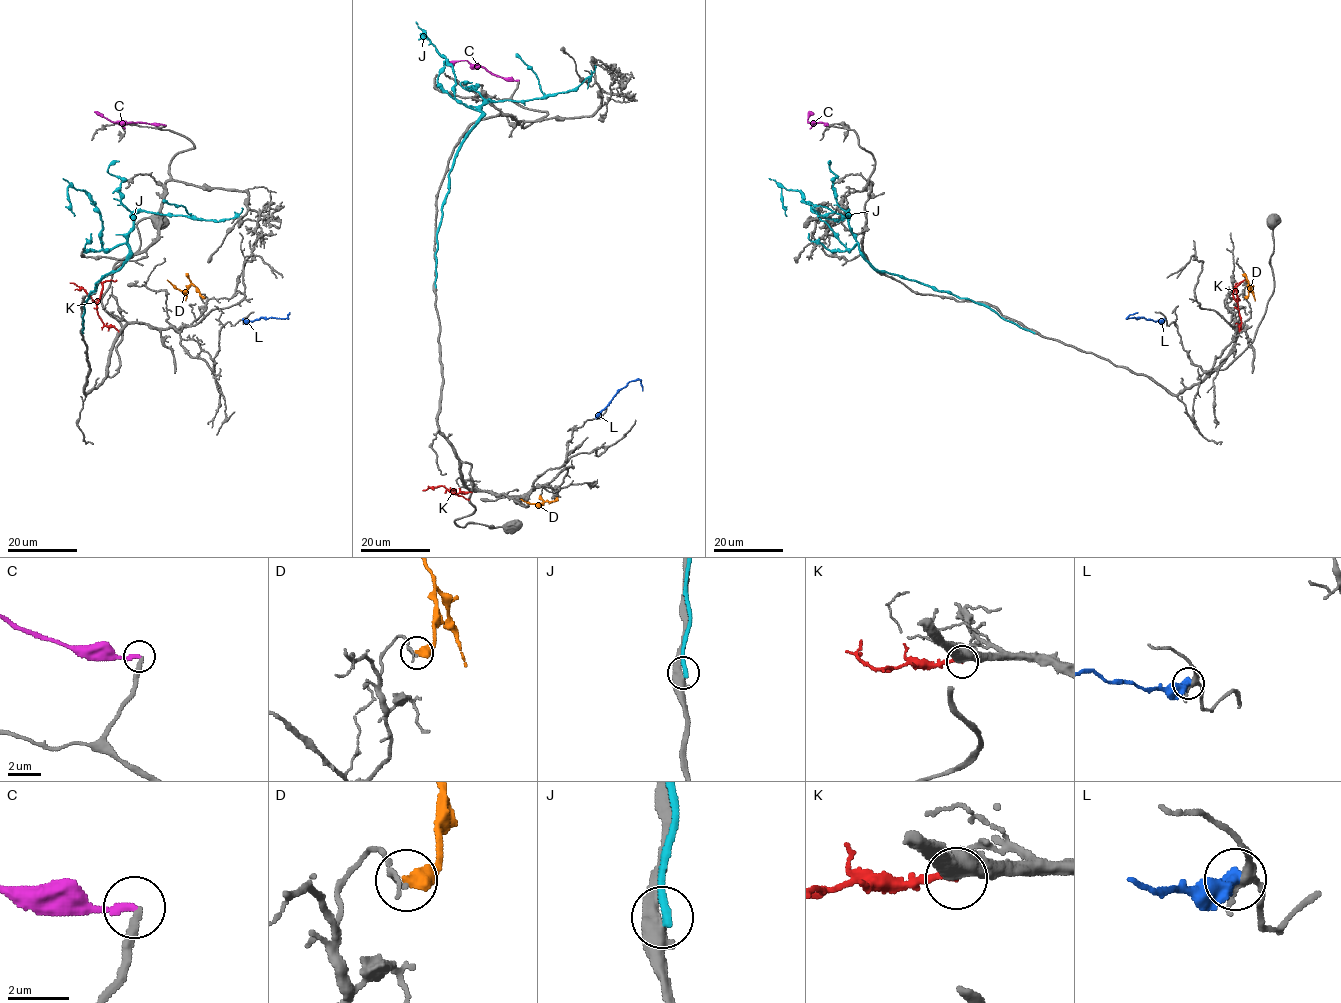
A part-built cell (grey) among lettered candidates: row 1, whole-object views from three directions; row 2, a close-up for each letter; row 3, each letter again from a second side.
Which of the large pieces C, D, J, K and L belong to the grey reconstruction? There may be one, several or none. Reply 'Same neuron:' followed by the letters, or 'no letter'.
Same neuron: no letter

